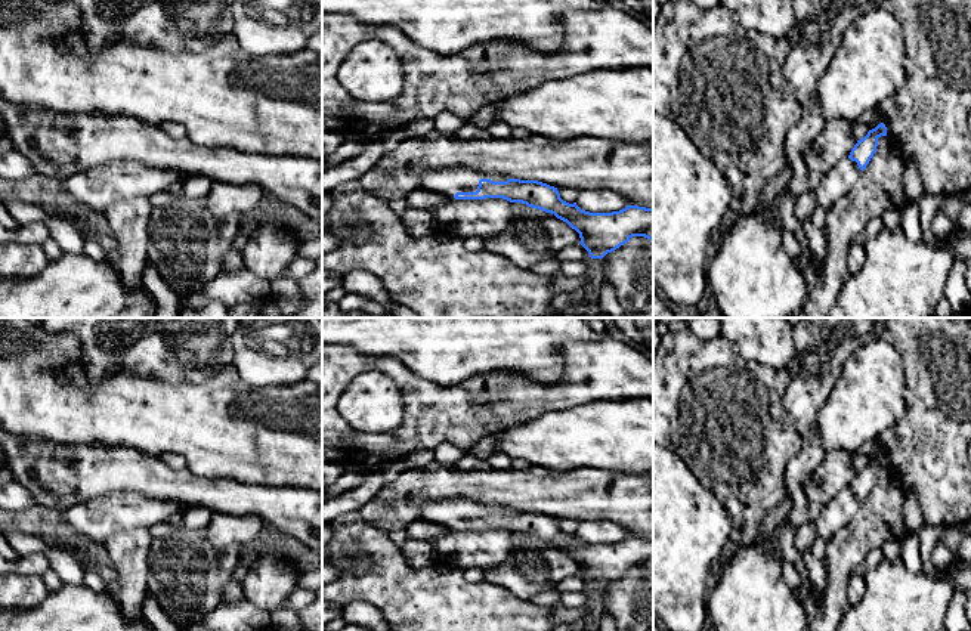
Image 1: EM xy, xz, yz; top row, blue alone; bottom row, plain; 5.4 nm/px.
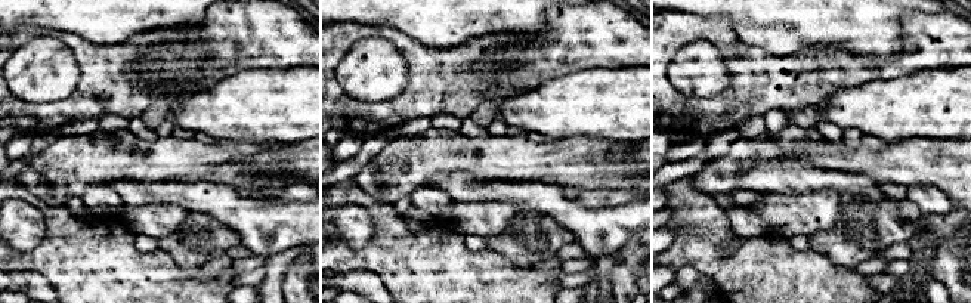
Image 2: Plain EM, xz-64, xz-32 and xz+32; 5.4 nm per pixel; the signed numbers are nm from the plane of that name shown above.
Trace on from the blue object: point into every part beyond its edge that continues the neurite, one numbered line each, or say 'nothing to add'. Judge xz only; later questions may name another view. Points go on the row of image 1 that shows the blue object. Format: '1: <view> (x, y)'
1: xz (448, 181)

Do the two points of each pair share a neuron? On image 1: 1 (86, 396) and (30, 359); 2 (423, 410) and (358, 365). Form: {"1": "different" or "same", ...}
{"1": "same", "2": "same"}

